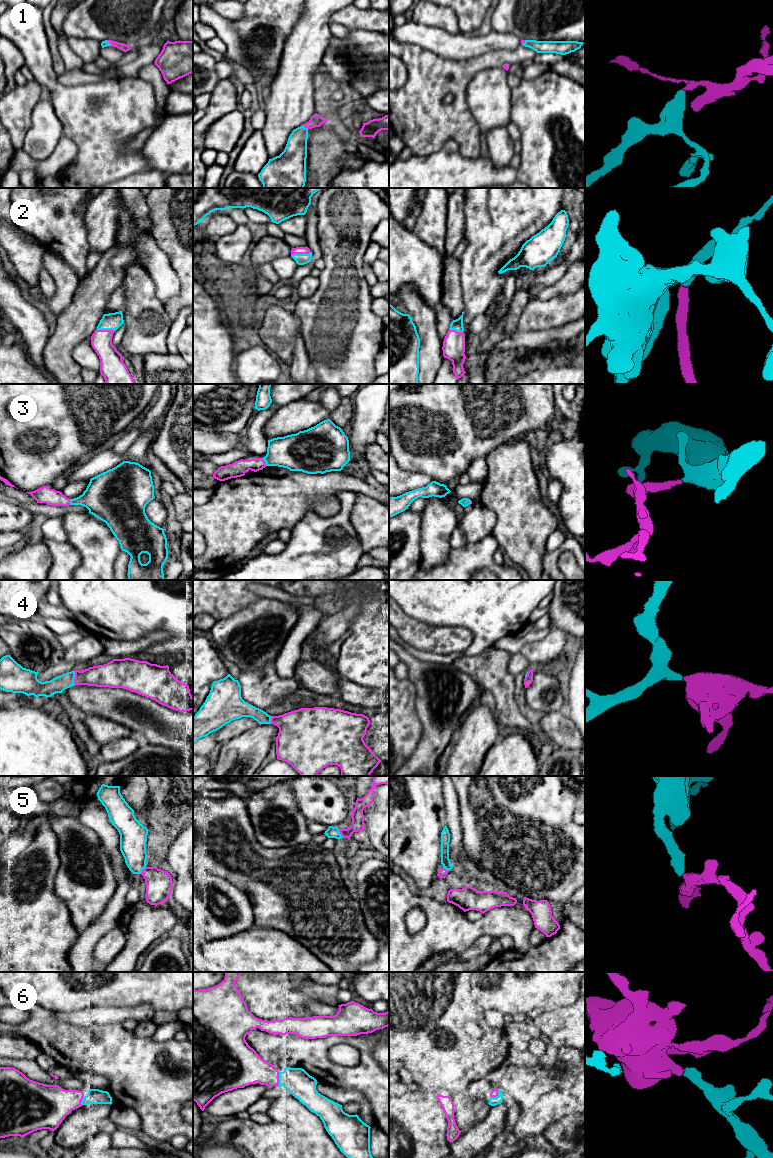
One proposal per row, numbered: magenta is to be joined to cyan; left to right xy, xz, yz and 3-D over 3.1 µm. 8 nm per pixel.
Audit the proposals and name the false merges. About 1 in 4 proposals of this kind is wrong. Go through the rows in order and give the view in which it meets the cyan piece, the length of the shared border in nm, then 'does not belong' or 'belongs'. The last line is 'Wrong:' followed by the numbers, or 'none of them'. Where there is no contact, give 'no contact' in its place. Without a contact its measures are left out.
1: meets cyan in xz; contact 60 nm long; belongs
2: meets cyan in xz; contact 160 nm long; belongs
3: meets cyan in xz; contact 70 nm long; belongs
4: meets cyan in xy; contact 110 nm long; belongs
5: meets cyan in xz; contact 80 nm long; belongs
6: meets cyan in xz; contact 110 nm long; belongs
Wrong: none of them

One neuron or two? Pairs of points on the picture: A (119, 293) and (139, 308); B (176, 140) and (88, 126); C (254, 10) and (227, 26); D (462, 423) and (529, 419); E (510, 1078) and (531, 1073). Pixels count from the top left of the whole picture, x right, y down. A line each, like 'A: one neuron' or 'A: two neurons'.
A: two neurons
B: two neurons
C: two neurons
D: one neuron
E: one neuron

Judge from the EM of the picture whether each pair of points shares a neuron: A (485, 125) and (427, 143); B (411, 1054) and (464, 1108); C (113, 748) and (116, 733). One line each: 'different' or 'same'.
A: different
B: same
C: different

